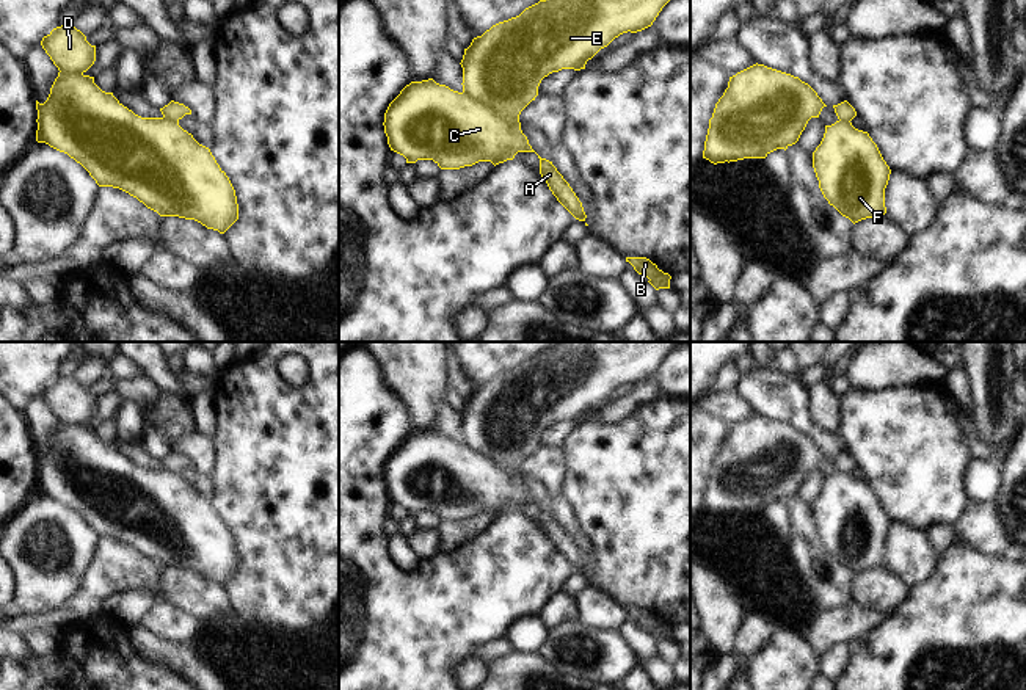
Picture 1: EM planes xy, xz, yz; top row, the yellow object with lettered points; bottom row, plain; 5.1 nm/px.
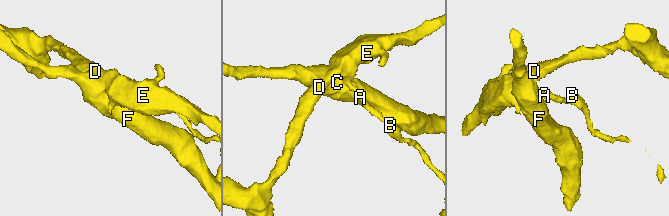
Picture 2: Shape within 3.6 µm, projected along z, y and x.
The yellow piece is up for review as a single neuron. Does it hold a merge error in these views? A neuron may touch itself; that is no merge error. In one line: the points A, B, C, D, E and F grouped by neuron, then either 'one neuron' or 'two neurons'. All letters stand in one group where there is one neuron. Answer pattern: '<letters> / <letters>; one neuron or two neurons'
A B D E / C F; two neurons

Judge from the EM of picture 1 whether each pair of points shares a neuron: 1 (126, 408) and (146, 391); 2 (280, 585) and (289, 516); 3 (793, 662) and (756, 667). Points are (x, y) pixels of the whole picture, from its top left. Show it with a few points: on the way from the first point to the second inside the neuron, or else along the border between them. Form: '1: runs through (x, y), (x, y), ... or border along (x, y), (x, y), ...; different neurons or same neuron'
1: border along (123, 399), (129, 399), (143, 408); different neurons
2: runs through (289, 568), (289, 533); same neuron
3: runs through (783, 667), (766, 667); same neuron

